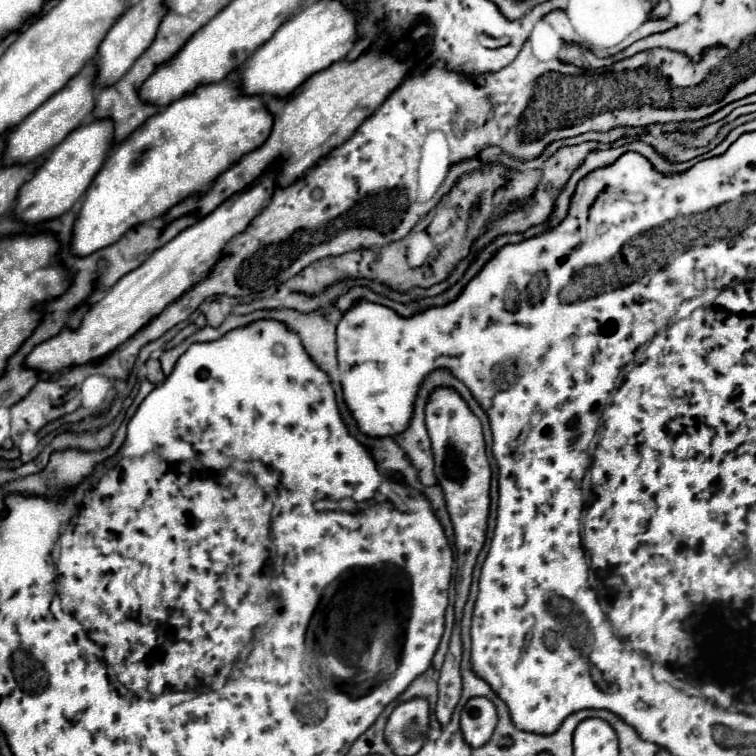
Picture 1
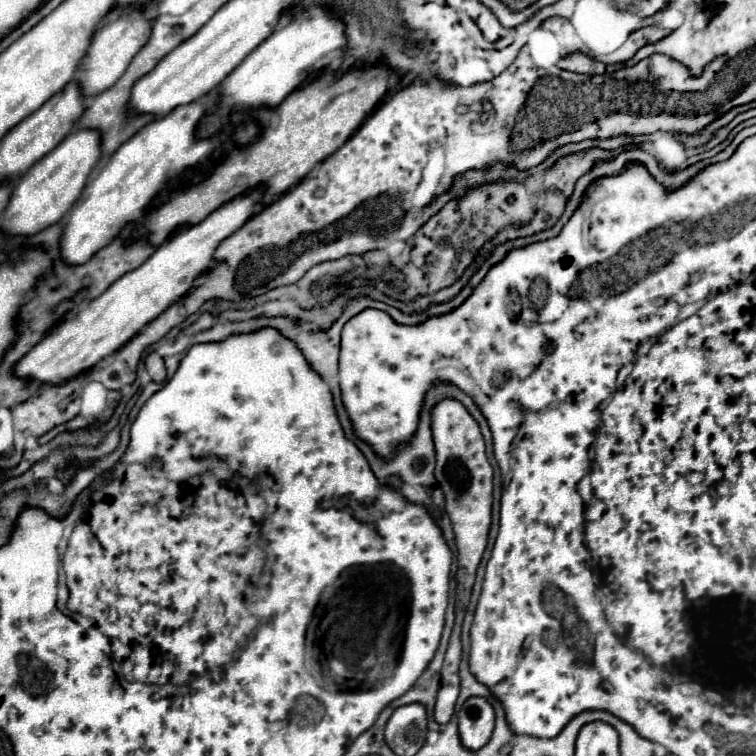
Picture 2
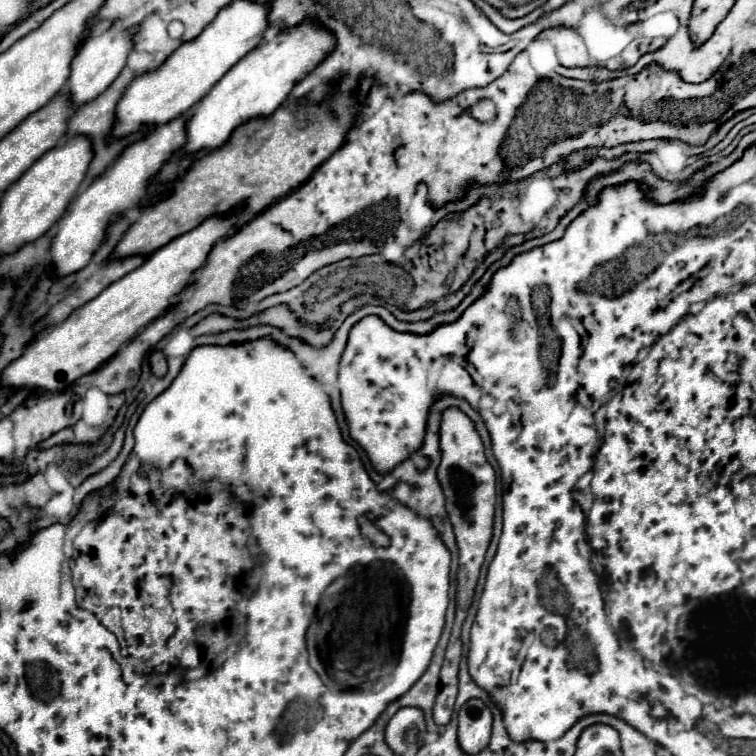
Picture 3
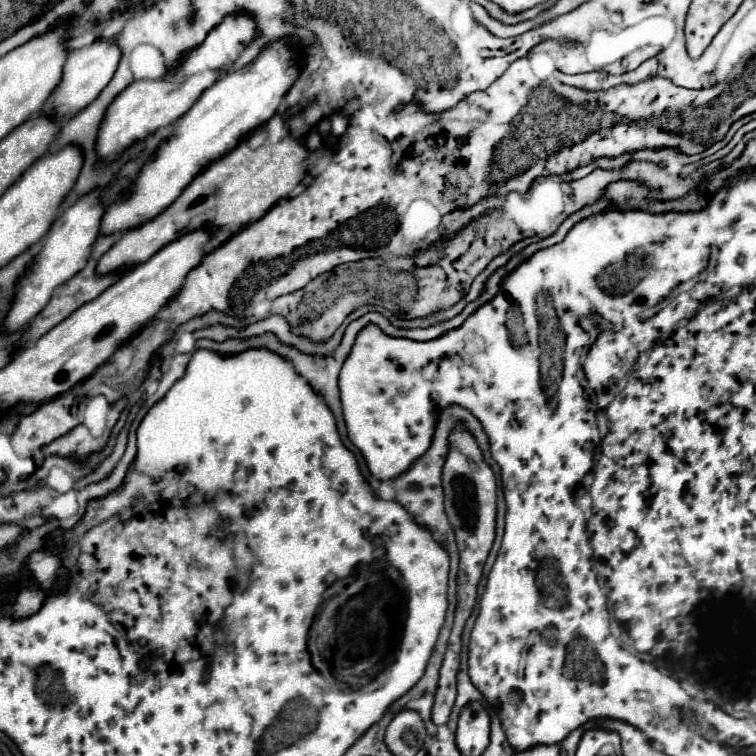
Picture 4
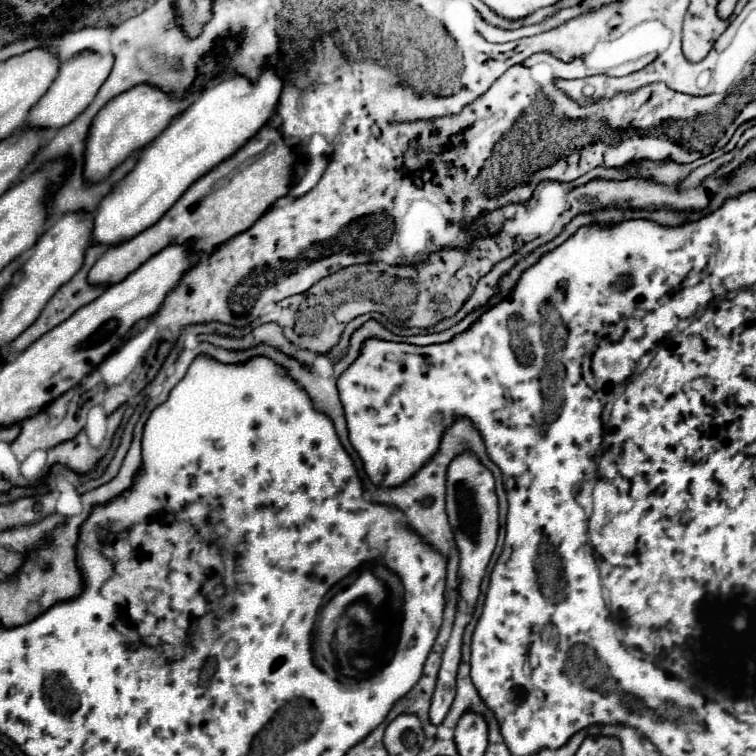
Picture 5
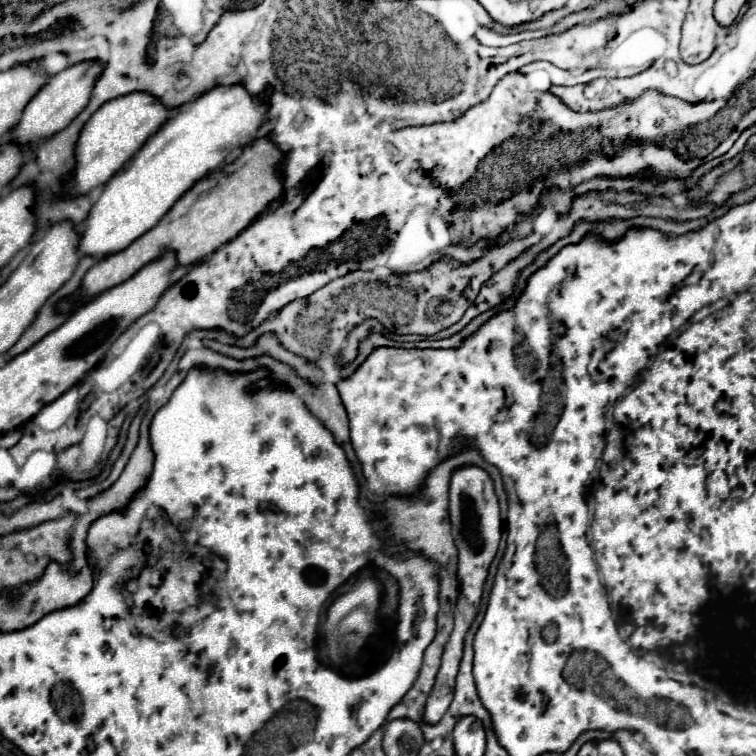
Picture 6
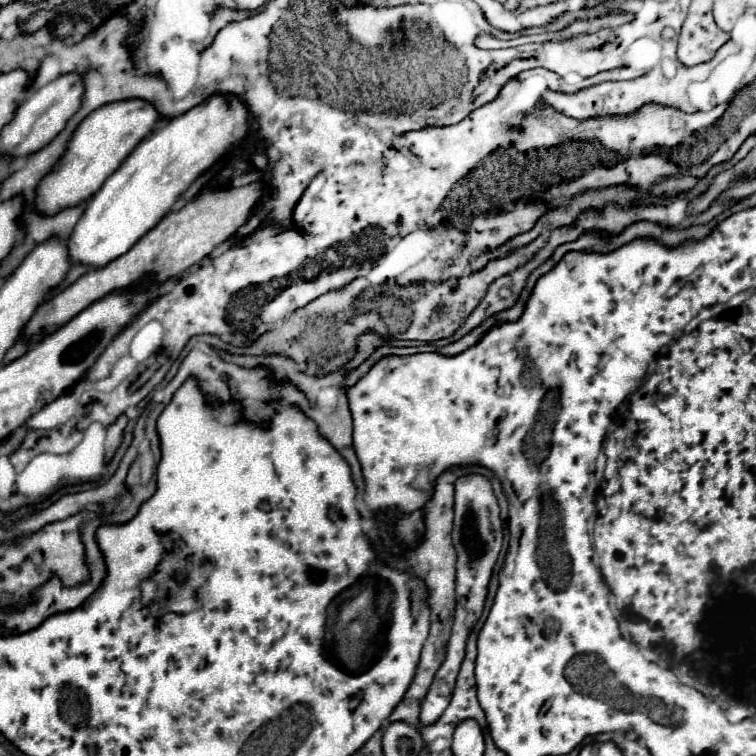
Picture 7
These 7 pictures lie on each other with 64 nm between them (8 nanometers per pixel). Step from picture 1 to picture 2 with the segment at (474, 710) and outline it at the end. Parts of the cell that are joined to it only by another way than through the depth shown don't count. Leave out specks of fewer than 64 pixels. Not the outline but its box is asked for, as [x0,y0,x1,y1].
[458,698,494,750]

